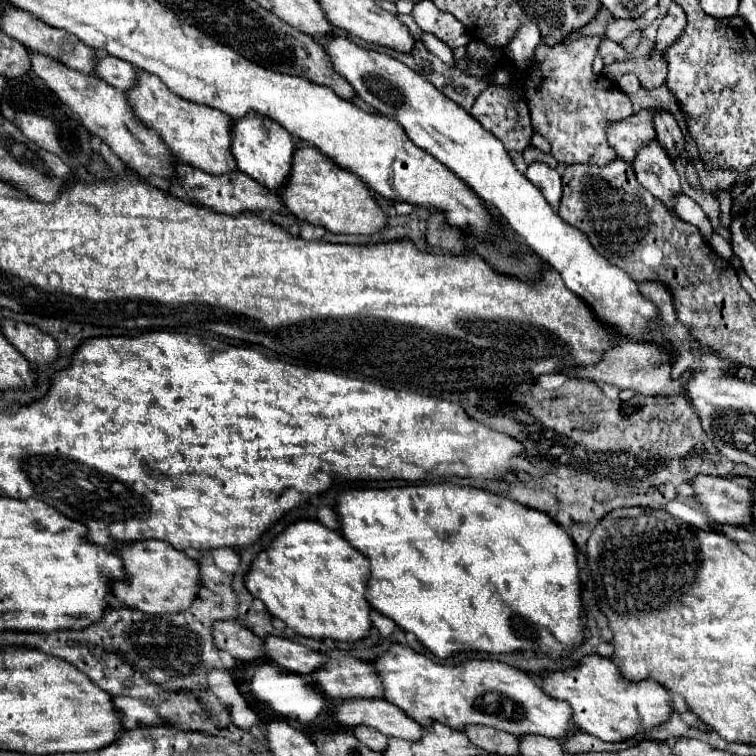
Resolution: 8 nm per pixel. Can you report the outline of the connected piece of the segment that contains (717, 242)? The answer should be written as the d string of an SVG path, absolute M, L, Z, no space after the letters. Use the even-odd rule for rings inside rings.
M713 231L713 233L711 233L709 243L711 243L713 251L722 258L729 260L732 257L733 251L731 250L731 243L727 241L727 239L723 239L717 231Z

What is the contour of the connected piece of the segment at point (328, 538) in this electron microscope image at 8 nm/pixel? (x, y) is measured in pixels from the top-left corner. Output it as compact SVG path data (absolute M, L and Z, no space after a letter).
M299 519L289 523L251 563L243 577L249 593L263 601L267 611L281 619L289 629L303 637L323 637L335 641L357 641L369 633L369 603L365 599L365 581L369 577L369 561L357 553L339 531L327 529L319 521Z

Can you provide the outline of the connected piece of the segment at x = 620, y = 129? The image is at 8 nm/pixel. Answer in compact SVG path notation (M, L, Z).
M641 109L639 113L627 117L625 121L617 121L617 125L609 125L607 129L609 145L613 145L617 155L627 163L633 163L633 157L643 143L655 139L651 115L653 109Z

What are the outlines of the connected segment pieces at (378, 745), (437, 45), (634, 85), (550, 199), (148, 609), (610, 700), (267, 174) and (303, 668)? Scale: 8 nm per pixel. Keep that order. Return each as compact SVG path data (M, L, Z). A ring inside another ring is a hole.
M367 725L353 727L353 735L373 751L383 751L387 747L387 737L373 727L367 727Z
M423 33L423 37L421 37L421 41L423 41L423 45L425 45L425 49L429 51L429 53L433 53L433 55L439 55L439 51L443 51L443 43L435 37L435 35L429 35L429 33Z
M627 73L627 75L623 75L621 79L619 79L619 83L617 83L625 93L635 93L641 85L639 85L639 79L635 77L635 75L631 75L631 73Z
M531 163L525 171L525 177L543 193L547 203L557 209L561 201L561 177L557 169L545 165L545 163Z
M133 541L129 545L121 545L121 549L113 549L117 557L123 559L125 579L111 581L111 595L119 599L123 605L139 609L151 615L177 613L191 605L197 597L199 589L199 569L193 559L185 553L173 549L165 541Z
M587 655L575 667L563 671L539 673L541 689L553 699L567 701L573 709L573 723L603 741L625 741L635 733L663 723L671 713L669 691L659 683L647 679L641 683L625 681L613 659L601 655Z
M249 111L241 119L233 119L231 125L231 155L235 157L237 169L253 177L255 181L261 181L267 189L277 191L291 169L291 157L293 157L295 145L289 131L285 131L281 125L277 125L273 119L259 115L255 111Z
M275 635L263 639L263 651L275 665L293 673L313 673L325 661L325 655Z

